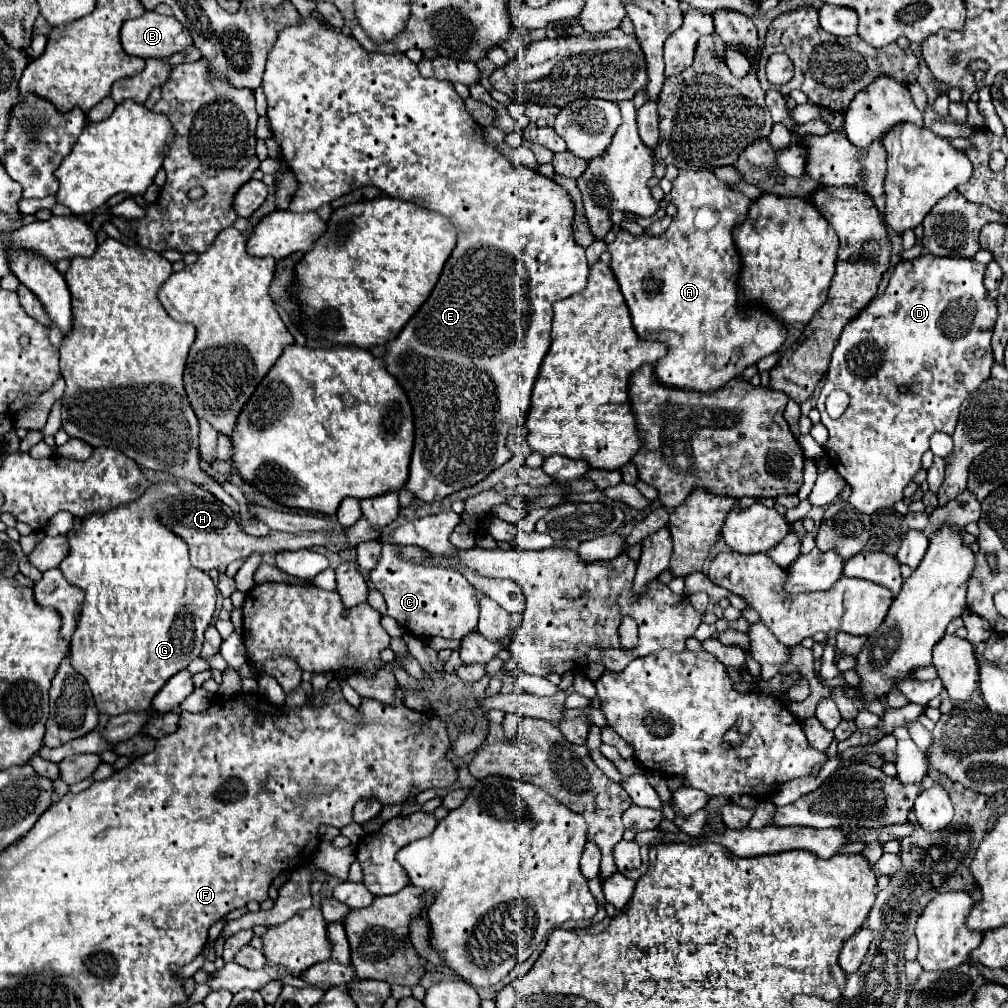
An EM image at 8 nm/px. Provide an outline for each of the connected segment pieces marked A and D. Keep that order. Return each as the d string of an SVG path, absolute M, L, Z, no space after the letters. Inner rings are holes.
M684 169L672 181L672 203L678 211L672 217L672 225L666 229L666 233L629 239L628 231L618 231L616 241L608 245L608 253L612 255L610 267L628 303L636 333L648 341L668 343L668 355L654 365L656 377L668 387L676 385L680 389L704 393L716 391L732 377L738 377L748 365L754 365L762 357L778 351L786 339L786 325L762 305L742 303L738 287L742 257L734 245L732 231L744 223L752 201L740 191L734 191L728 183L720 181L710 169Z
M924 253L916 259L900 261L886 291L872 299L868 307L844 327L840 341L834 347L826 383L816 407L830 433L824 445L826 455L830 465L852 487L848 503L854 509L874 513L900 501L904 487L922 469L920 459L930 447L930 437L934 433L952 435L958 423L960 403L968 393L976 391L980 383L990 379L994 363L990 339L998 317L998 305L996 299L988 297L984 271L986 265L966 257L932 257ZM956 373L962 373L964 379L956 381ZM904 385L910 387L908 393L898 391ZM834 389L842 389L850 395L850 405L838 419L832 419L824 407L824 399Z

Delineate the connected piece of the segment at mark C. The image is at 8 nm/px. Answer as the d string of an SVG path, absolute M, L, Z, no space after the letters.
M384 543L382 555L376 569L370 573L374 587L384 595L388 605L388 615L394 617L410 635L418 639L444 637L462 639L478 623L478 599L480 593L468 585L466 577L452 567L442 567L436 563L408 561L402 555L402 545Z

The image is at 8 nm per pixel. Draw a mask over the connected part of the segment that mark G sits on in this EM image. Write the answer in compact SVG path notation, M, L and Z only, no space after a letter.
M174 481L150 483L140 499L108 509L106 513L90 513L78 519L66 533L70 553L60 563L60 571L84 591L80 619L72 637L72 667L84 675L98 709L108 715L150 709L154 695L164 683L200 655L204 631L214 615L214 581L204 571L192 567L186 541L176 537L160 521L160 513L154 507L164 497L180 495L180 491Z

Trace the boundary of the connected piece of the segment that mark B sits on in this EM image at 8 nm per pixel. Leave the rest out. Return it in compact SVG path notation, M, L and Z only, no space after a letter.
M156 11L126 21L120 31L120 41L124 51L144 59L164 59L192 45L190 35L176 17L158 15Z

